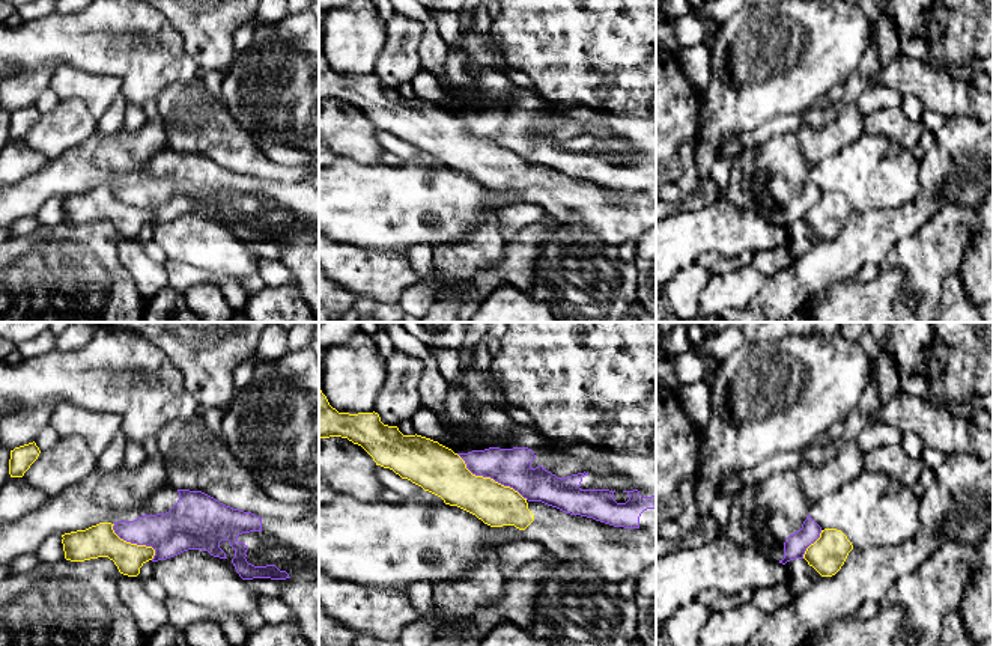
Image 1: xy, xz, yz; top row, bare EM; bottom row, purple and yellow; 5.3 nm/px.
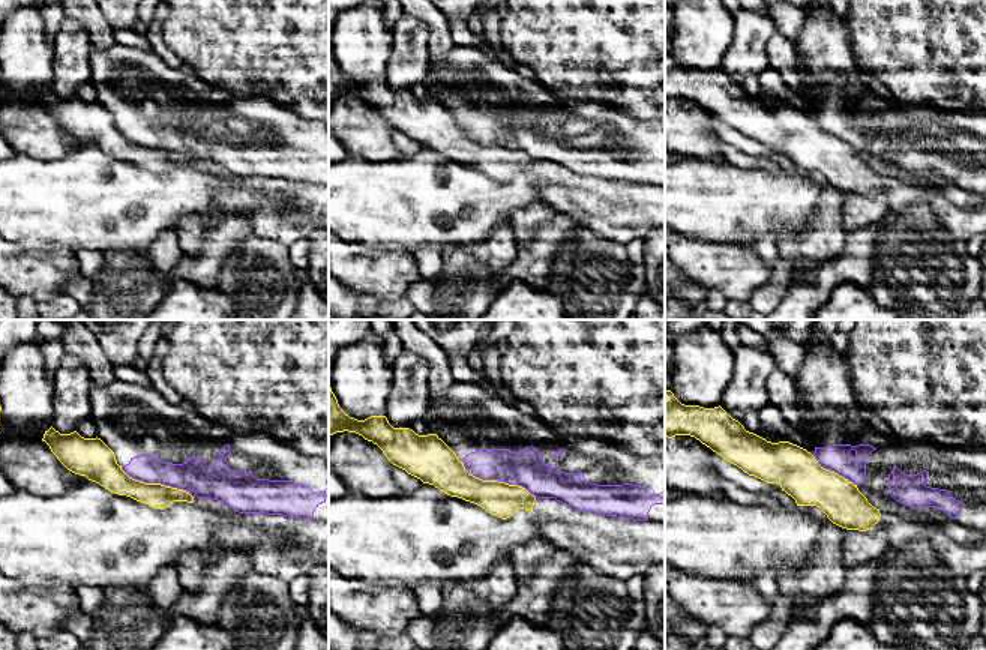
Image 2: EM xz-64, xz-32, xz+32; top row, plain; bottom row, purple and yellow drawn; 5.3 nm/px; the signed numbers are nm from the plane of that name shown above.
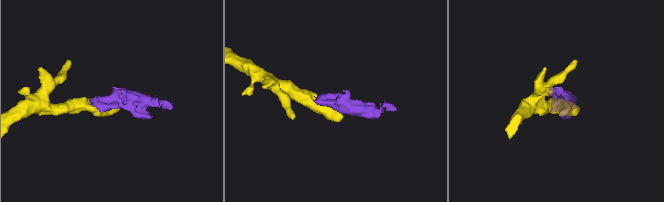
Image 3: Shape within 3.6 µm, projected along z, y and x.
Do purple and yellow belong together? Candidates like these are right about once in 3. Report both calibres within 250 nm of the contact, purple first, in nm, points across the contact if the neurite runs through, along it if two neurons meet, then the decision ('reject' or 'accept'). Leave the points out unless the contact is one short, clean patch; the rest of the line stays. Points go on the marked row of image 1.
200 nm thick on the purple side, 240 nm on the other; border along xz (456, 454), (473, 473), (489, 476), (509, 485), (527, 499); reject

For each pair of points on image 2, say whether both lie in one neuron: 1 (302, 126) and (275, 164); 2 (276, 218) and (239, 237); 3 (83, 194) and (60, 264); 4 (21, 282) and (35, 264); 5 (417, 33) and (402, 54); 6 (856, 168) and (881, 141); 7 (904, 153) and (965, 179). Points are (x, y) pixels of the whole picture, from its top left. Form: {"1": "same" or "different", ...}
{"1": "same", "2": "different", "3": "different", "4": "same", "5": "same", "6": "different", "7": "same"}

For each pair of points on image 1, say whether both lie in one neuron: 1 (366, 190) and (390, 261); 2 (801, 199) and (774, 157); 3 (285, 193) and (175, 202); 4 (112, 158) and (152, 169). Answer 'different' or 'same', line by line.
1: different
2: same
3: same
4: different

